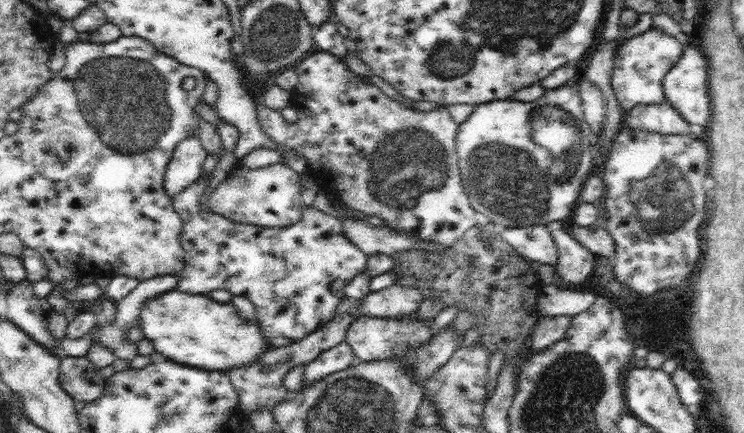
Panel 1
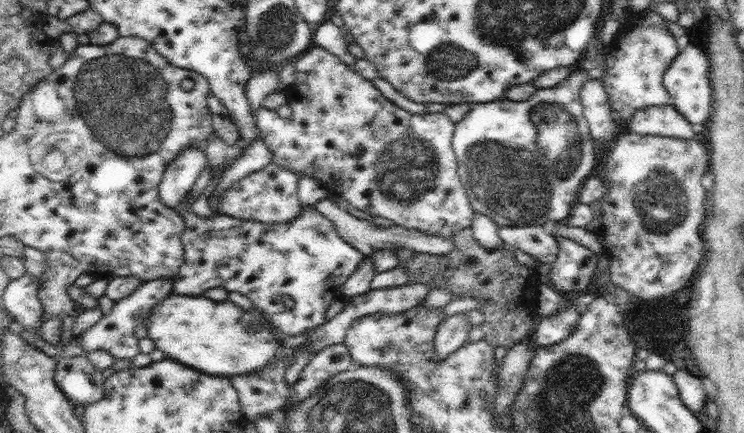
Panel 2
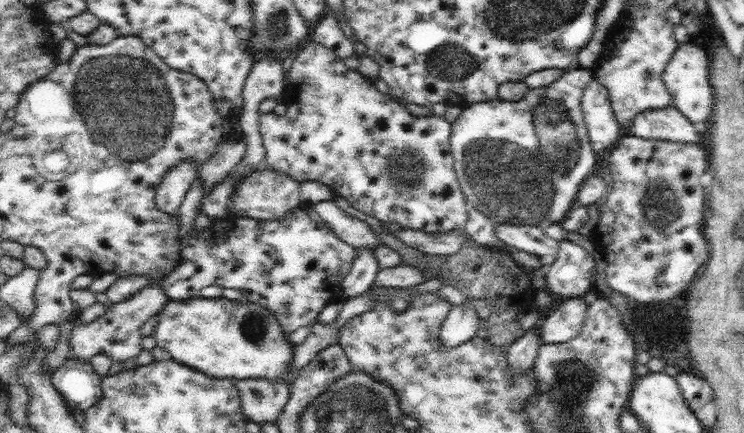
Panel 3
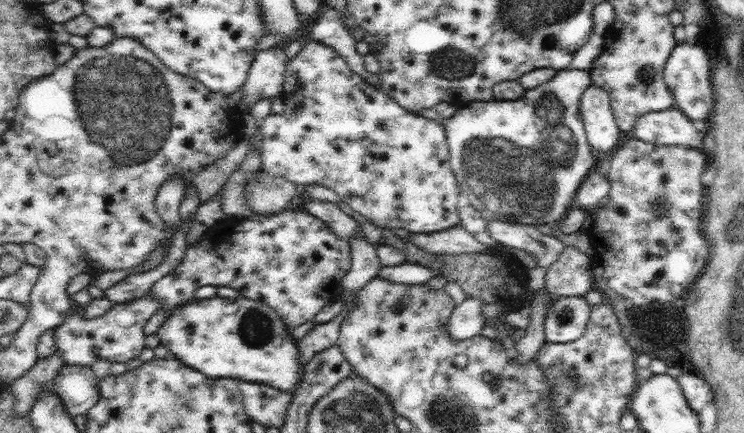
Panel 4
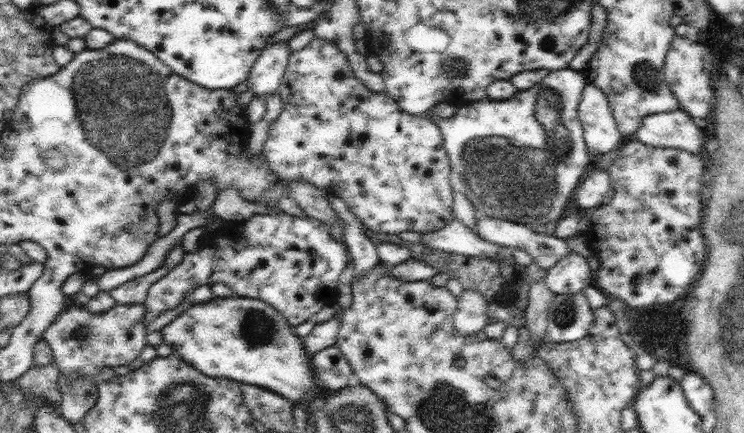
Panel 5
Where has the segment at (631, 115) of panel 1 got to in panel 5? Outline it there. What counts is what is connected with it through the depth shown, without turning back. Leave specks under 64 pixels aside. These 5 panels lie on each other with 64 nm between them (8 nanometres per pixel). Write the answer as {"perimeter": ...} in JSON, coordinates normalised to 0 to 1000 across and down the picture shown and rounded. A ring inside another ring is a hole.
{"perimeter":[[[915,249],[867,268],[853,319],[872,342],[915,342],[929,360],[942,360],[948,333],[945,300],[937,296],[931,273]]]}

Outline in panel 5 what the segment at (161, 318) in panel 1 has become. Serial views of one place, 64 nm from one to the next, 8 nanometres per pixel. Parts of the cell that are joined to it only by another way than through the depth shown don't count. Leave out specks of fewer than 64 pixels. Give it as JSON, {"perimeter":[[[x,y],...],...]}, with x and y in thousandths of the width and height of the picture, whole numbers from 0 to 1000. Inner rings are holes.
{"perimeter":[[[313,679],[308,688],[284,688],[281,697],[267,697],[267,702],[259,697],[254,716],[249,716],[241,734],[227,744],[214,767],[219,776],[219,790],[235,808],[233,822],[238,831],[257,841],[270,864],[278,864],[284,873],[308,873],[316,882],[359,896],[380,919],[386,919],[394,938],[402,928],[410,928],[410,933],[415,933],[415,961],[445,910],[445,905],[437,905],[426,887],[418,822],[410,813],[407,785],[394,771],[394,753],[383,739],[383,730],[378,730],[378,721],[372,711],[362,707],[353,693],[340,693],[340,688]]]}

